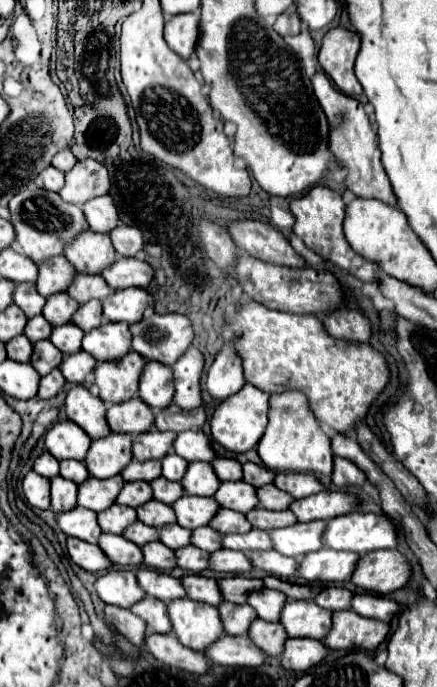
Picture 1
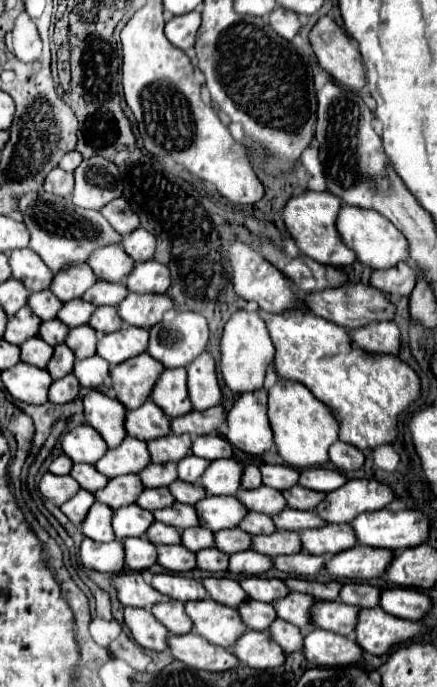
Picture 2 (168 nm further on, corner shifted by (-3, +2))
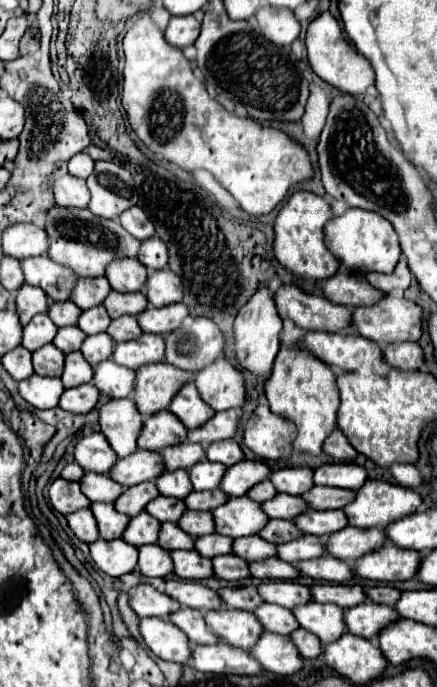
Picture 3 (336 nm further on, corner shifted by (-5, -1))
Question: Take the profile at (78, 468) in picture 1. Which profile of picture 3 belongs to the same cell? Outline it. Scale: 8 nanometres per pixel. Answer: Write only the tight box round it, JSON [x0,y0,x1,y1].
[79,472,125,502]

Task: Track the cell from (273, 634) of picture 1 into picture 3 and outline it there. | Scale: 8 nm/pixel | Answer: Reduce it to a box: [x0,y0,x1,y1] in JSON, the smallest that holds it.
[291,628,323,658]

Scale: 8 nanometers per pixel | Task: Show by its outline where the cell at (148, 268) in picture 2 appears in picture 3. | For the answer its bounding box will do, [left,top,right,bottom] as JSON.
[145,268,183,306]

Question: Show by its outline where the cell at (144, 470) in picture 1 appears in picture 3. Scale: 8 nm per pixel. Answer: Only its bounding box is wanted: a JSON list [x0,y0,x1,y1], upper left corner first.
[155,470,193,500]

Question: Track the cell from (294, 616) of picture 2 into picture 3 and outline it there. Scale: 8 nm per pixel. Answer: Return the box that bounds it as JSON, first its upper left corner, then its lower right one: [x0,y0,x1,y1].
[293,602,345,644]

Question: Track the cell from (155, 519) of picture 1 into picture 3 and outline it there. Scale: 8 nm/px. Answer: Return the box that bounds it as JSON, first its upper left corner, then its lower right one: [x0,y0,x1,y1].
[179,510,215,538]

